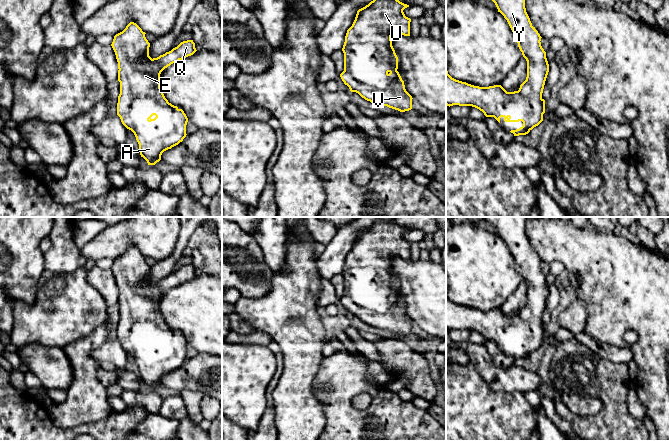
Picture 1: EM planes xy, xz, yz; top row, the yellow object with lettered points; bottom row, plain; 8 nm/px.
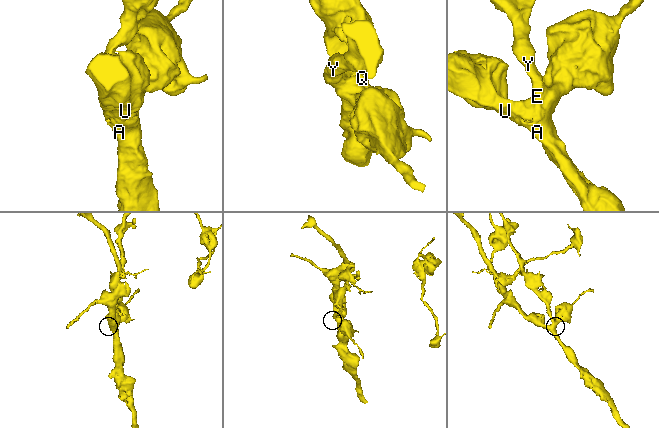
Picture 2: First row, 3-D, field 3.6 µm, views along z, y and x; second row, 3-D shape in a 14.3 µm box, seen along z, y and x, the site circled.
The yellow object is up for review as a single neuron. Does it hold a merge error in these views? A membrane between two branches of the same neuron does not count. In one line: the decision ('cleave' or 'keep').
keep

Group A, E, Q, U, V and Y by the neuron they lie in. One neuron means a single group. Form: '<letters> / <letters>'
A E Q U V Y

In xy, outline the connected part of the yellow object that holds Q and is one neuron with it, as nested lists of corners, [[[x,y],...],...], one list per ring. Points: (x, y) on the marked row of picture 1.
[[[134,22],[114,36],[111,44],[118,62],[118,81],[120,94],[117,103],[117,115],[122,124],[131,130],[139,144],[139,152],[148,165],[161,160],[164,151],[178,145],[186,137],[188,118],[182,109],[172,105],[160,88],[161,72],[173,63],[193,55],[197,50],[193,40],[181,42],[171,51],[157,58],[149,56],[150,43],[145,32]]]

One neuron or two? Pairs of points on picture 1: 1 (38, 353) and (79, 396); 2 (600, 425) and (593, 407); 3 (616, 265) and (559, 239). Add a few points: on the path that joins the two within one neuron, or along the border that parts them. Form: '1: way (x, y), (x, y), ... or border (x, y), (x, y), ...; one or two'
1: border (69, 361), (72, 367), (72, 382), (67, 390); two
2: border (602, 402), (602, 407), (592, 415), (572, 412); two
3: way (602, 260), (573, 247); one

